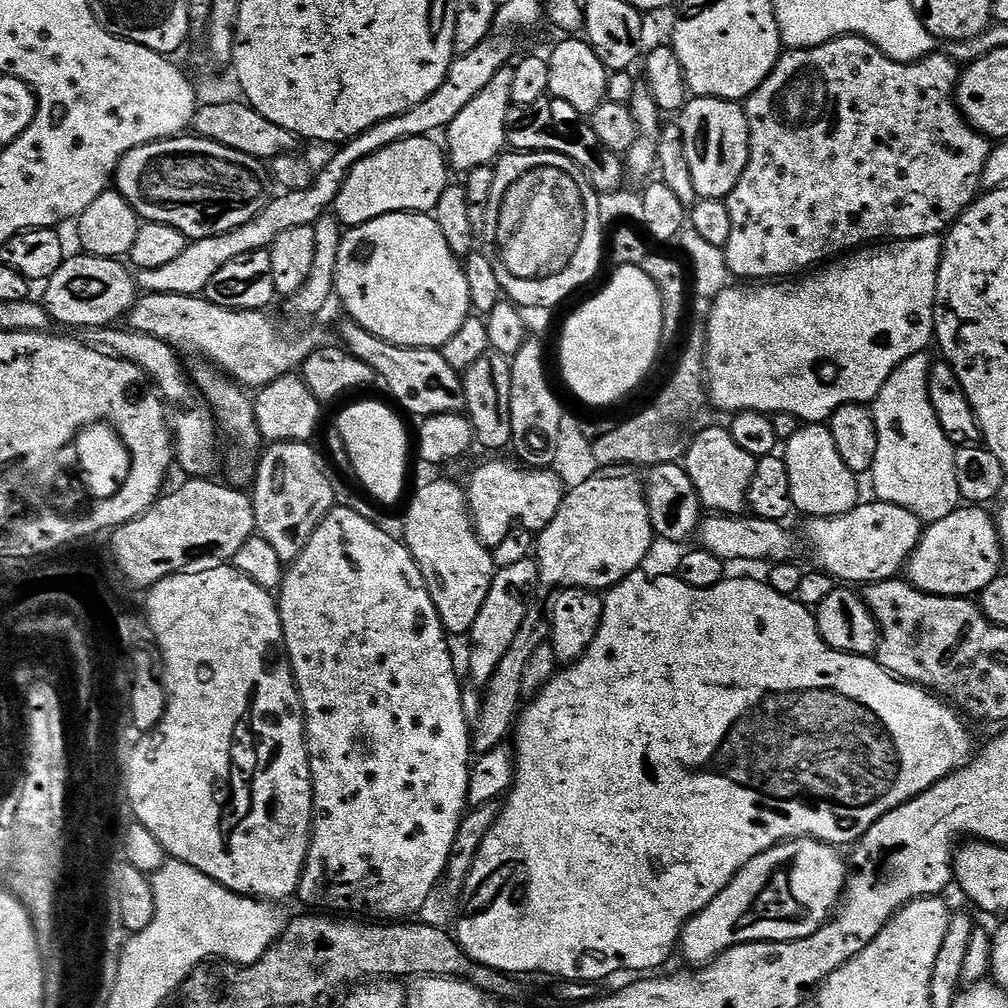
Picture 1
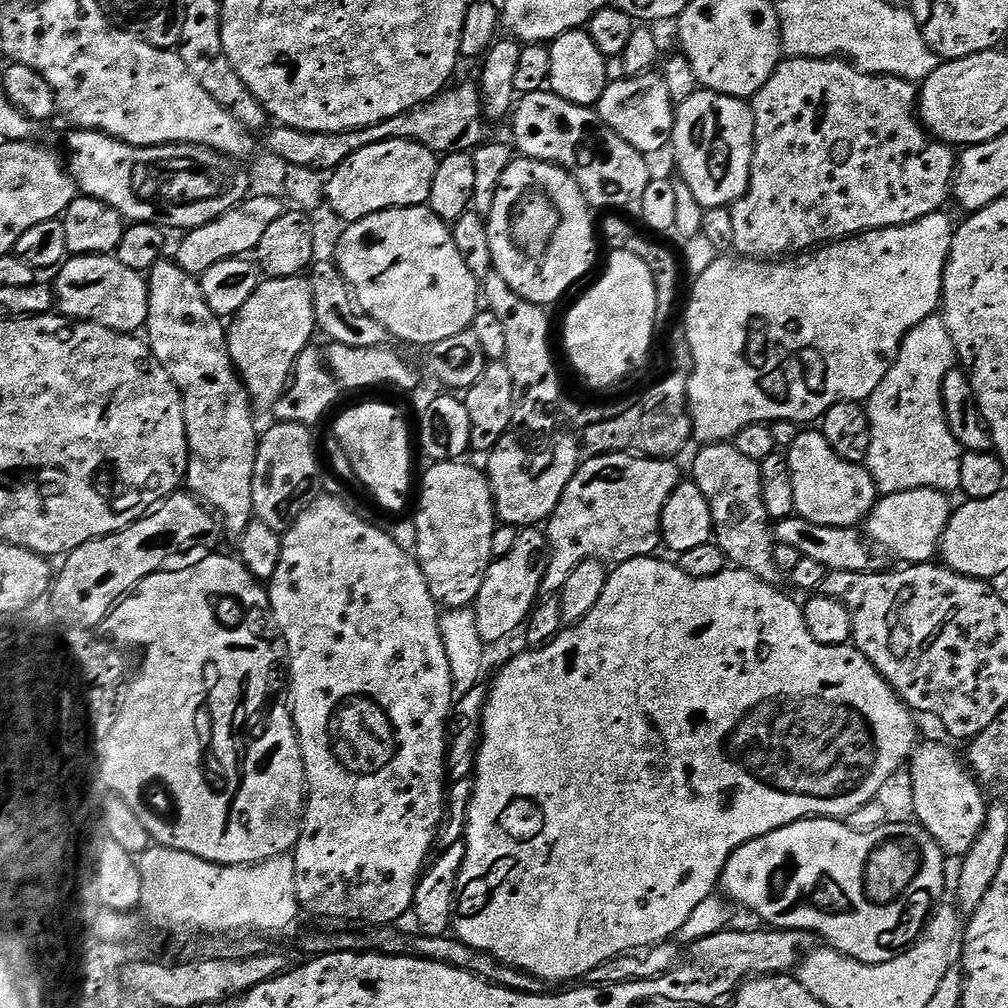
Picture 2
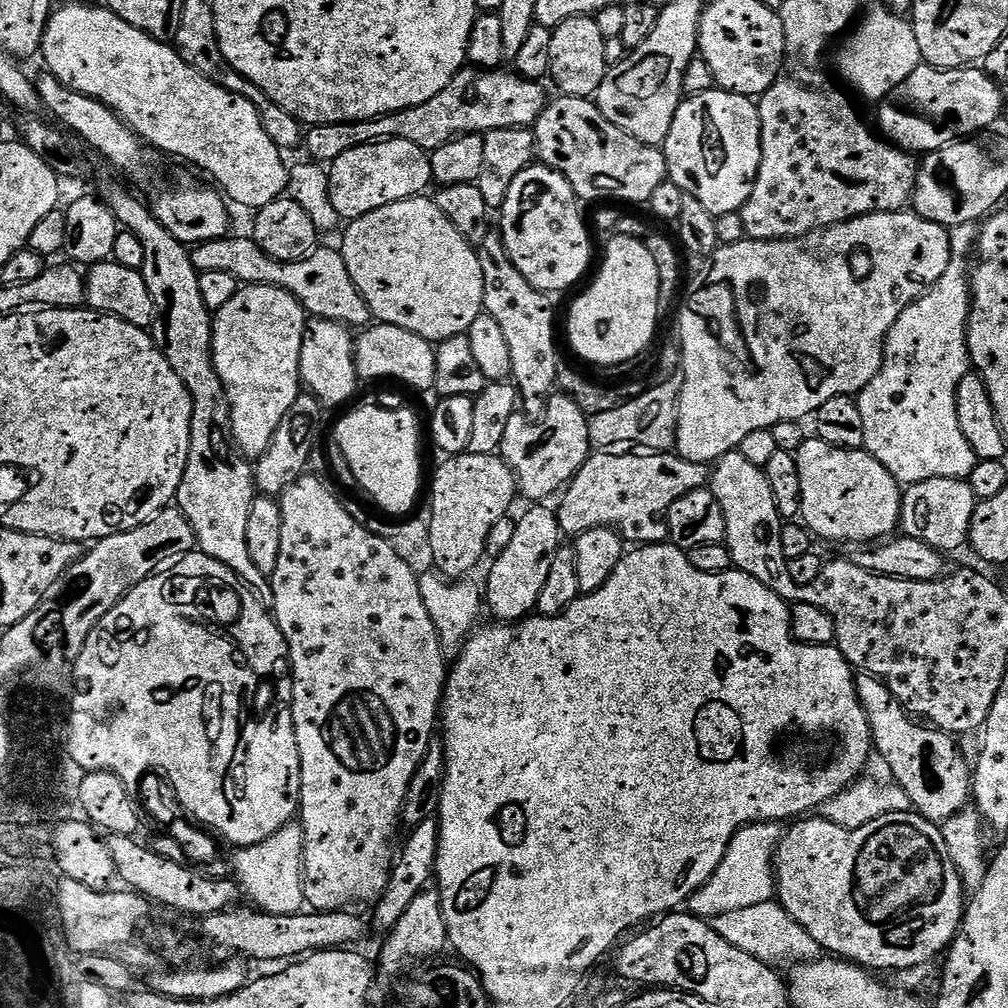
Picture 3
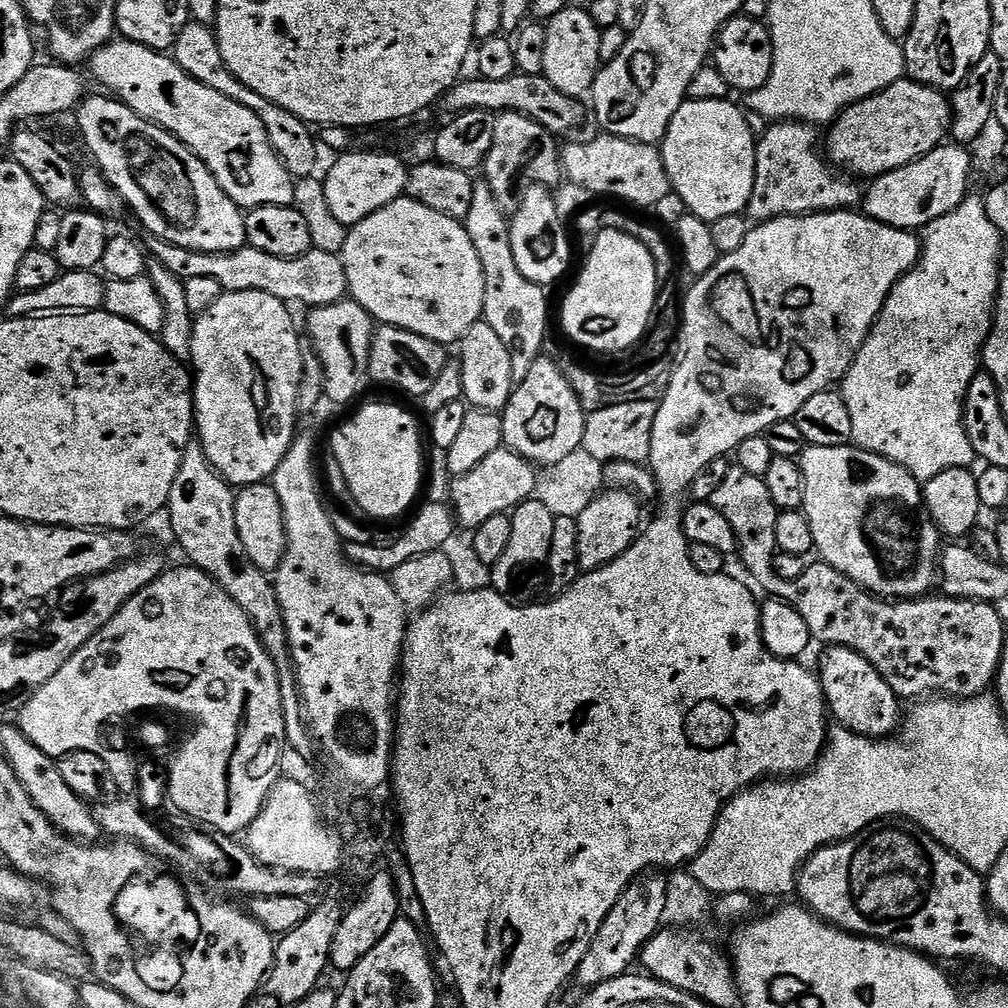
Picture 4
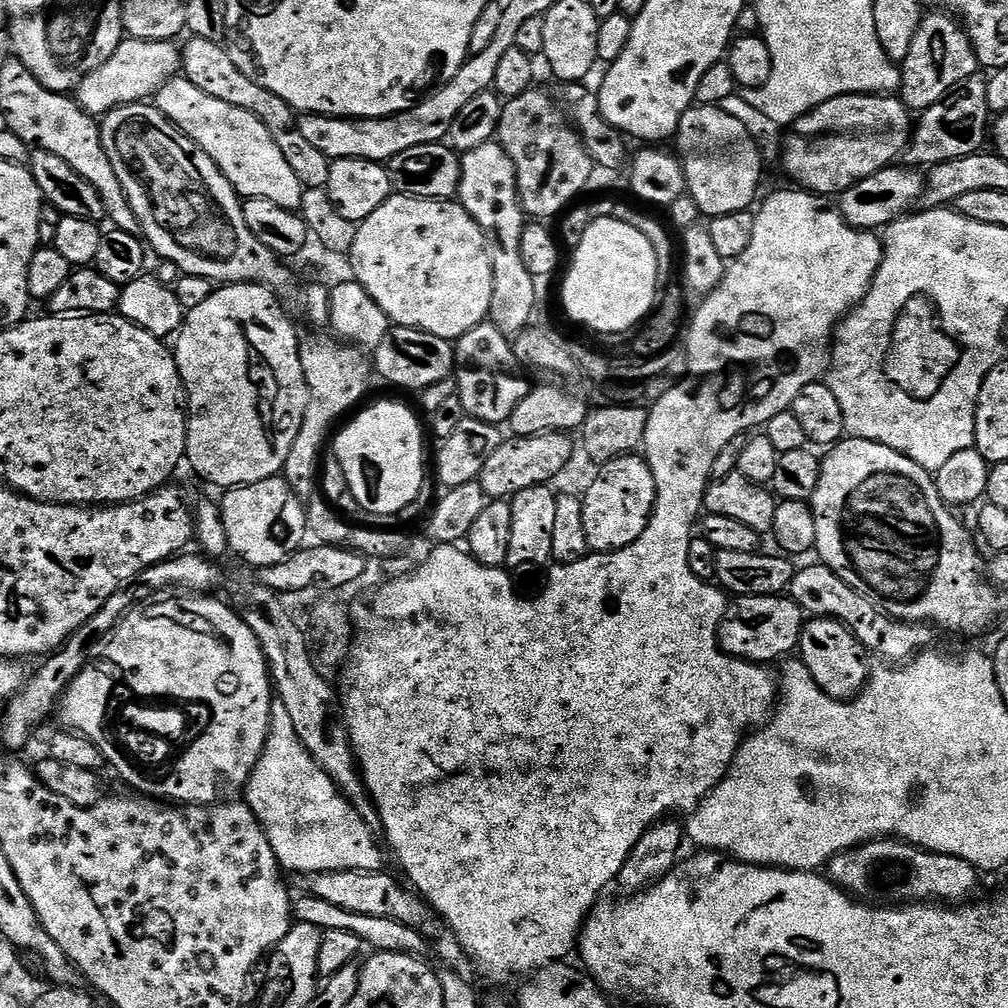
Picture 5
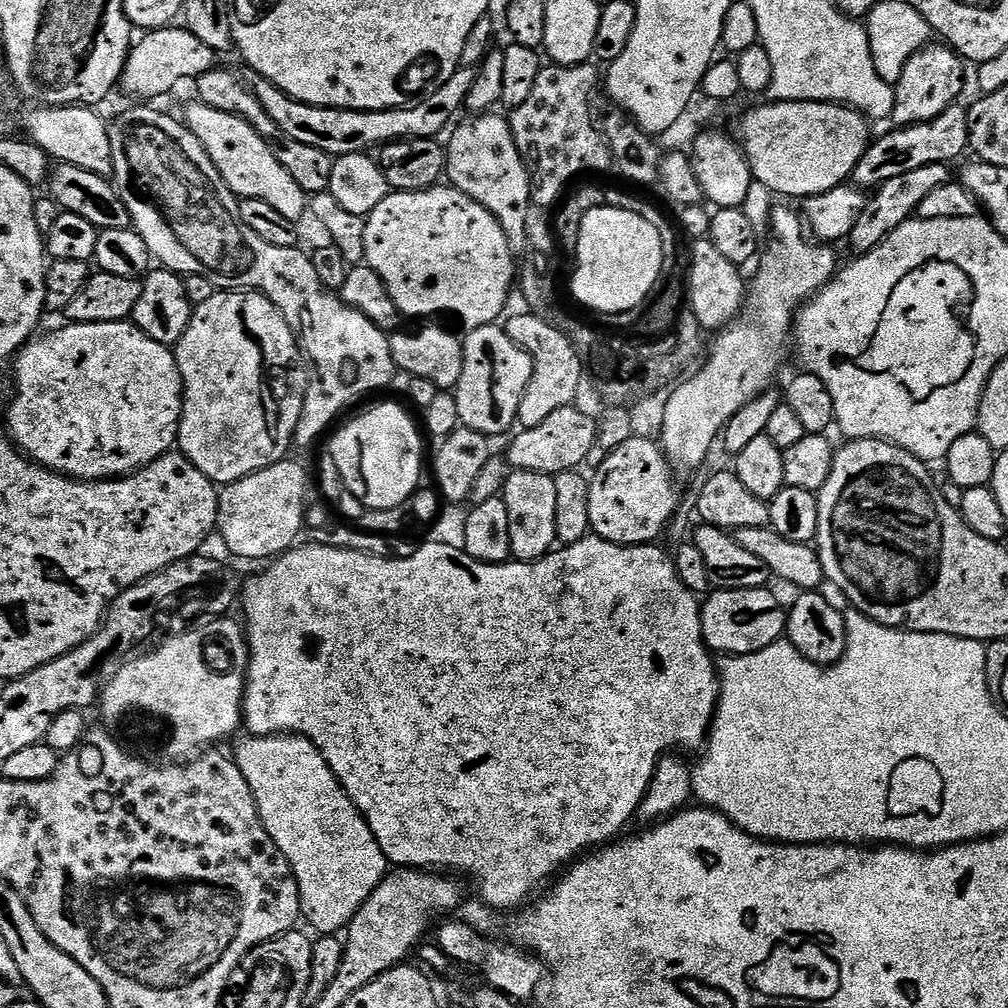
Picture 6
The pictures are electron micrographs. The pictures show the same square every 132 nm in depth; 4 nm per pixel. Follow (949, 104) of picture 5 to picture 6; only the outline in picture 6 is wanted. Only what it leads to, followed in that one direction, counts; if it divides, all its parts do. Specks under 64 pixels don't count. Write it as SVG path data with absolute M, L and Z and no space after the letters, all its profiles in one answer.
M960 102L951 104L942 114L938 114L938 118L927 120L925 124L896 126L891 129L893 132L885 136L877 135L869 143L866 154L862 154L862 162L854 166L851 183L861 190L875 190L881 184L890 182L890 178L898 178L898 174L919 170L922 166L951 165L952 160L969 151L968 108L962 105Z

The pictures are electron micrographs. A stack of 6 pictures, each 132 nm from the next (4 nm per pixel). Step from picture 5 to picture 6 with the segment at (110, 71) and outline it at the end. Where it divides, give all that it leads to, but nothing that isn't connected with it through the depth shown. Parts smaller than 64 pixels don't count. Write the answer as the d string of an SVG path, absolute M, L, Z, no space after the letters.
M169 26L167 28L158 28L147 33L145 40L137 39L133 43L131 52L128 53L128 61L124 67L124 72L120 75L119 87L125 88L132 96L137 96L137 101L152 102L155 96L164 96L171 88L179 86L183 80L191 81L197 76L206 74L210 69L217 67L218 54L206 46L206 42L198 42L194 34L189 32L183 26Z

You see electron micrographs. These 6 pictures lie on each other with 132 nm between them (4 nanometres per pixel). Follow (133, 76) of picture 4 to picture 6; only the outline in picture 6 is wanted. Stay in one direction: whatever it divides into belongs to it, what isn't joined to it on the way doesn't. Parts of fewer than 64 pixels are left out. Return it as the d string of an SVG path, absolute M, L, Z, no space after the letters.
M199 102L192 105L182 115L183 123L196 135L198 142L206 150L206 154L220 171L220 177L228 185L230 191L245 200L261 200L266 206L274 206L282 218L300 222L304 212L309 211L310 196L290 178L286 166L278 162L278 158L266 146L266 142L242 118L234 114L222 114L222 110L210 110L210 106Z

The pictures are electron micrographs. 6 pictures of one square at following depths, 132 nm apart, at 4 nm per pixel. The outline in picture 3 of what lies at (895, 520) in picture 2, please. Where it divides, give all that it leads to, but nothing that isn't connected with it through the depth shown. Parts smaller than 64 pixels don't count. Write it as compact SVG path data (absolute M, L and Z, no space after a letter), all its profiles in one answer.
M930 478L926 482L910 484L900 501L899 527L903 535L926 542L926 546L935 548L941 554L956 552L968 544L968 531L977 503L974 490L967 480Z

